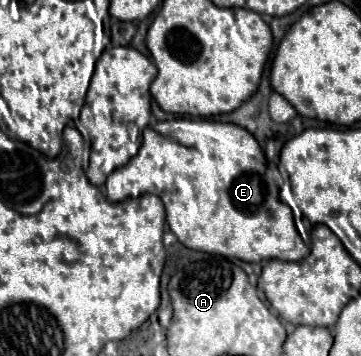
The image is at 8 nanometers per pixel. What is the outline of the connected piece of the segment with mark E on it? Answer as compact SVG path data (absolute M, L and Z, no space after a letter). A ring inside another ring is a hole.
M176 117L144 128L138 154L128 164L116 168L106 180L106 196L110 202L120 202L140 194L156 194L164 202L166 222L186 248L244 262L262 262L272 258L302 260L310 254L294 226L290 206L280 202L274 182L266 184L266 158L260 144L242 126L222 124L208 118Z

